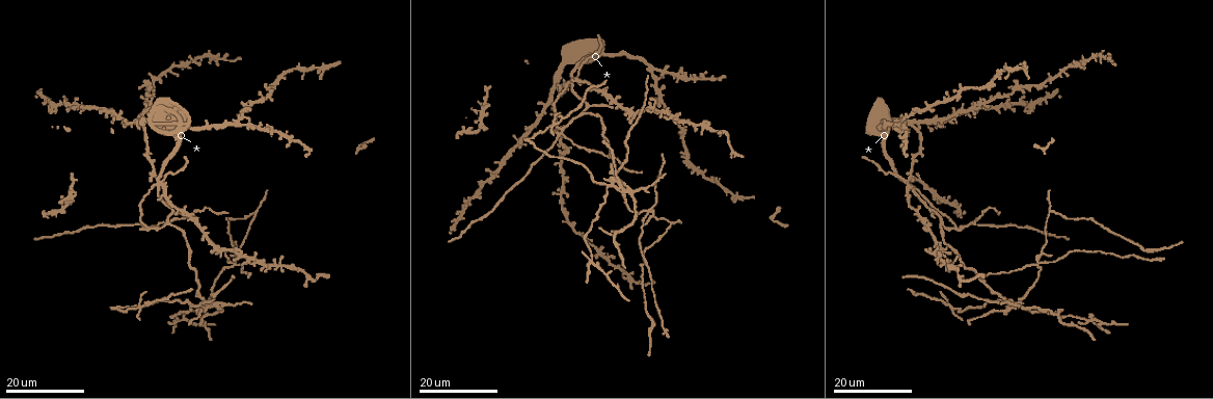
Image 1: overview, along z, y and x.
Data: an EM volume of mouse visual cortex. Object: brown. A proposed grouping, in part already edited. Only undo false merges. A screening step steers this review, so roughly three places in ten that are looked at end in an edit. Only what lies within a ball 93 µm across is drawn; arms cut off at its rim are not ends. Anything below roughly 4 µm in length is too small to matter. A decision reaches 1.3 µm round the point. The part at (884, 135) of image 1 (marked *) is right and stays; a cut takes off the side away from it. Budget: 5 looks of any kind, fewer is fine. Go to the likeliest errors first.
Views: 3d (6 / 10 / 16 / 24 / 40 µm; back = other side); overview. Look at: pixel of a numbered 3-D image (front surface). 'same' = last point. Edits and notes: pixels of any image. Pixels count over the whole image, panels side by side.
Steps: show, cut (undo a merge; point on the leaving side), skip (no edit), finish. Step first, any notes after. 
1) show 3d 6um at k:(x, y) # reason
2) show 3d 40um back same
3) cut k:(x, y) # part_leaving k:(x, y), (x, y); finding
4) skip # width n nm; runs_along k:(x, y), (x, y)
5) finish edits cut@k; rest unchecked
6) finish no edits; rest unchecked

show 3d 16um at 1:(325, 70)

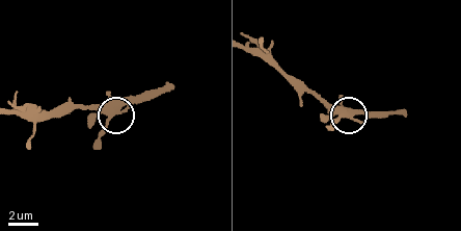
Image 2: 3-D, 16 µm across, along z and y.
show 3d 10um at 2:(108, 118)

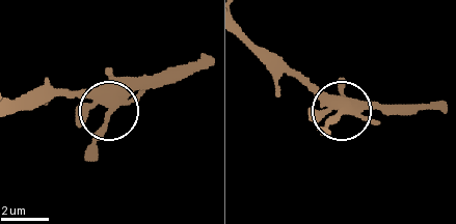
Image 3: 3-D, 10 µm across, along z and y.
skip # runs_along 3:(15, 102), (92, 96), (116, 106), (156, 75); continuous, no second neuron

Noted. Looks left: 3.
show 3d 24um at 1:(561, 134) # four-way junction

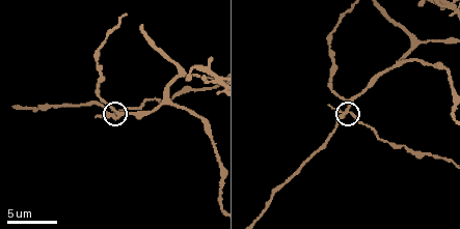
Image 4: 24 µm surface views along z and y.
show 3d 6um at 4:(347, 114) # zoom in

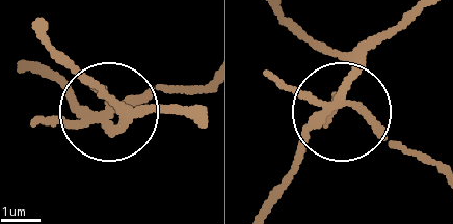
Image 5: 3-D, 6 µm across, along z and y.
cut 5:(147, 91) # side_arm 27 um; arms 4; a second neuron is stuck on

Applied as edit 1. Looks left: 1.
show 3d 16um at 4:(417, 45) # three-way junction

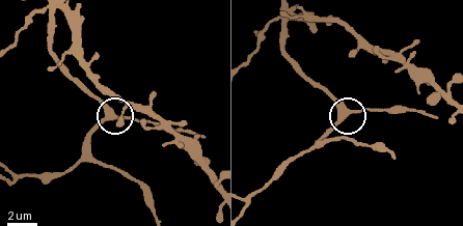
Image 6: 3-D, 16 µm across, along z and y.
skip # all the same neuron

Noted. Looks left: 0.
finish edits cut@5; rest unchecked

